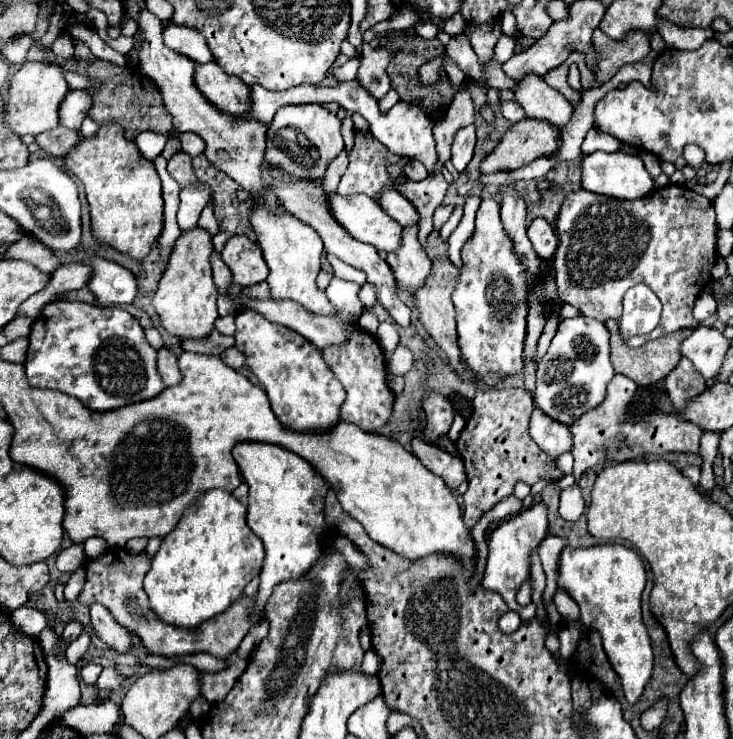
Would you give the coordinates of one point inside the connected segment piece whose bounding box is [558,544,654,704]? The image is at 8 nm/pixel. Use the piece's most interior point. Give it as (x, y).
(606, 581)

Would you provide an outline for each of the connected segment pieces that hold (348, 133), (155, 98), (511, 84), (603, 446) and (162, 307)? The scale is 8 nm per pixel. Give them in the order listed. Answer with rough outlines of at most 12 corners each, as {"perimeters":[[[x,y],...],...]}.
{"perimeters":[[[342,120],[342,136],[346,150],[354,146],[354,124]],[[92,60],[102,80],[88,116],[98,126],[120,124],[124,136],[168,136],[172,116],[152,82]],[[486,66],[484,78],[496,90],[514,92],[516,80],[500,66]],[[636,382],[568,426],[574,476],[644,454],[698,452],[704,430],[678,414],[626,420]],[[212,236],[174,242],[152,306],[178,338],[214,328]]]}

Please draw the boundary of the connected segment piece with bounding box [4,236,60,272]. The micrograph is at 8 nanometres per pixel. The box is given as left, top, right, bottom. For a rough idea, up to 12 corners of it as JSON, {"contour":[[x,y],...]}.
{"contour":[[34,236],[20,238],[4,256],[52,272],[60,260]]}

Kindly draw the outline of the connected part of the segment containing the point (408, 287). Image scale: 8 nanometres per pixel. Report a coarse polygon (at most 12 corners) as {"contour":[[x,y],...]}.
{"contour":[[404,228],[400,252],[386,256],[400,292],[414,296],[430,274],[418,228]]}

